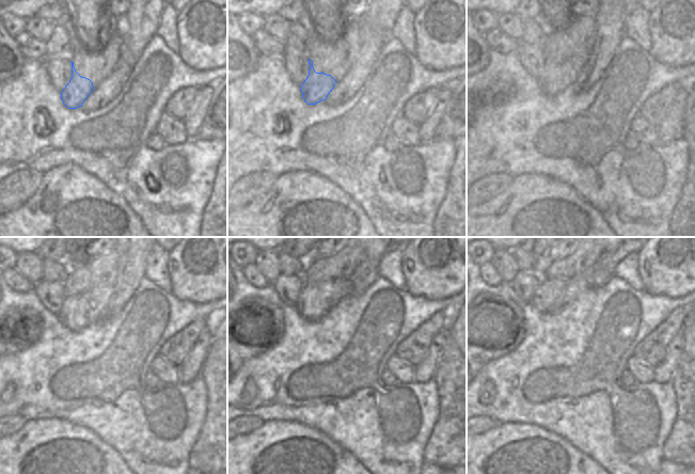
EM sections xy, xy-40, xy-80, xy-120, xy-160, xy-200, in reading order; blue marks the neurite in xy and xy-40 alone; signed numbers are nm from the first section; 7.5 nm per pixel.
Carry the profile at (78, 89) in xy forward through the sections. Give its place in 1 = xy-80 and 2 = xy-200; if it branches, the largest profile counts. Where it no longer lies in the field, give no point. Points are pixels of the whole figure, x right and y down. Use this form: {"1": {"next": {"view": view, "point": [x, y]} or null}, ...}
{"1": {"next": {"view": "xy-80", "point": [552, 80]}}, "2": {"next": {"view": "xy-200", "point": [552, 295]}}}

